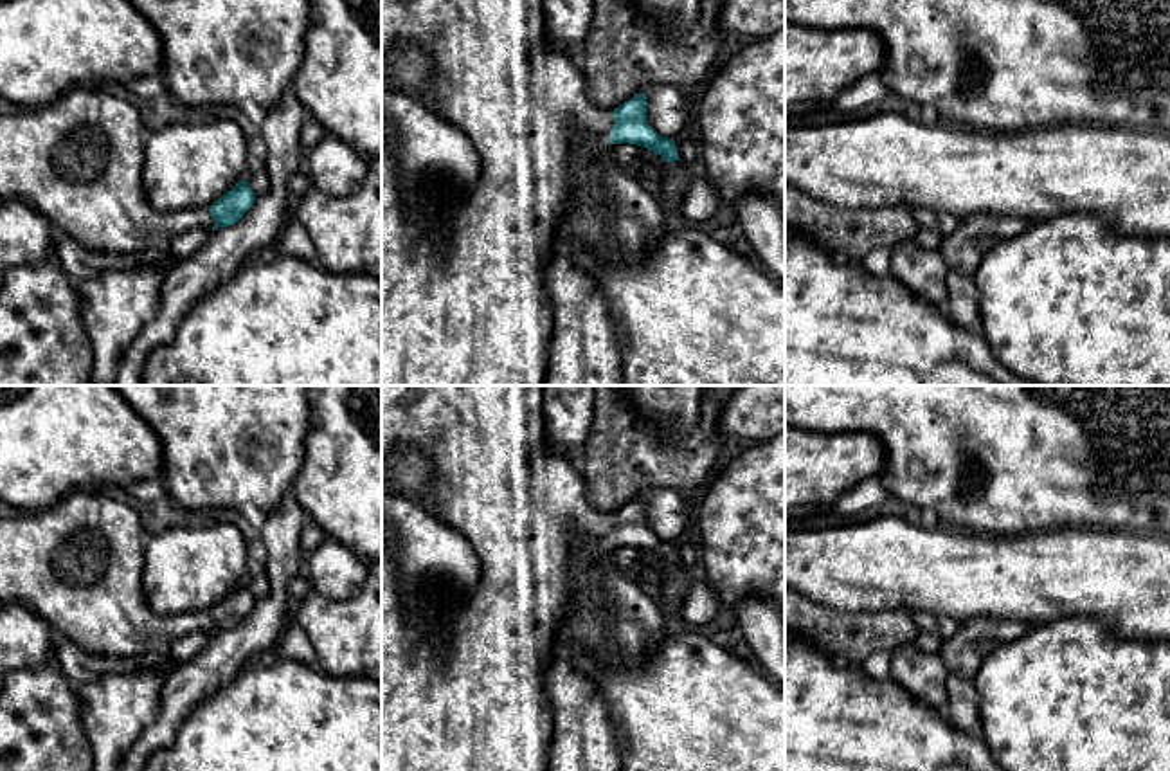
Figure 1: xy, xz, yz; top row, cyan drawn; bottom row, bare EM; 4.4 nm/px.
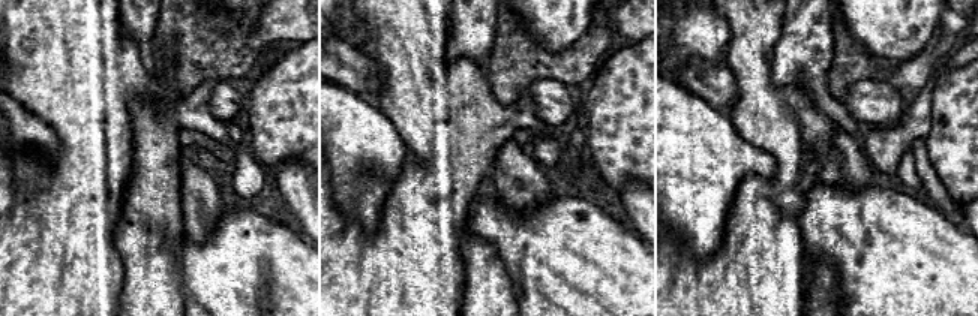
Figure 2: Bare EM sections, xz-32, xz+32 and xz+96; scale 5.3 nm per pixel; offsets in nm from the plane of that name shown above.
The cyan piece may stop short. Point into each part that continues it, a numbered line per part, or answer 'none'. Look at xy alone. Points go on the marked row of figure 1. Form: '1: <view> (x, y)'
1: xy (78, 161)

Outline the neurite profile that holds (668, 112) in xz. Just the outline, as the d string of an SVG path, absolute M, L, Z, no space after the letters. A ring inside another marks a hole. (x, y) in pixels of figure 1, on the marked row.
M652 85L641 94L646 97L646 121L659 135L675 139L689 132L695 115L679 86Z

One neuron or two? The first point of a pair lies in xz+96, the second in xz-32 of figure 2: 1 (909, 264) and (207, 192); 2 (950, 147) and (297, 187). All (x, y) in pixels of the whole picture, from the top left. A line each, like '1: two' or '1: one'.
1: two
2: two

